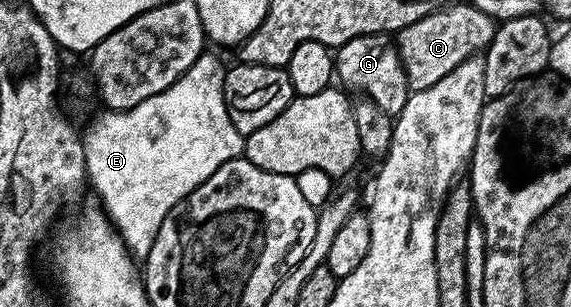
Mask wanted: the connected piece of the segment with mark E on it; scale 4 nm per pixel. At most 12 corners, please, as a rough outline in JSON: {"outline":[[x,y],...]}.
{"outline":[[203,53],[82,135],[89,186],[145,260],[164,217],[243,154]]}

